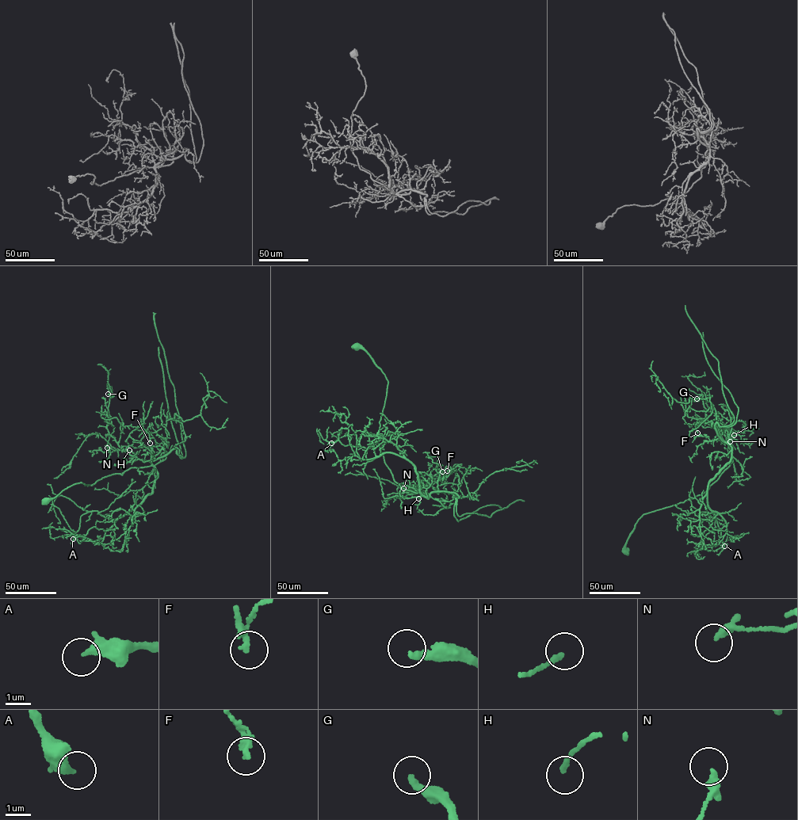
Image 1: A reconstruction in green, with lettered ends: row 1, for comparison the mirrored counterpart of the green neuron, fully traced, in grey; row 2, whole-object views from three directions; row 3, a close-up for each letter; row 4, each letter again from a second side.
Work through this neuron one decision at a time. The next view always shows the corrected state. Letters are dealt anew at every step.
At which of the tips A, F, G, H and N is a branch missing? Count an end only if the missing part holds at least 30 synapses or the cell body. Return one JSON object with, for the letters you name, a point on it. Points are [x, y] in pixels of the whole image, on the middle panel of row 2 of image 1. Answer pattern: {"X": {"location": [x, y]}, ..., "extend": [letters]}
{"G": {"location": [442, 471]}, "extend": ["G"]}

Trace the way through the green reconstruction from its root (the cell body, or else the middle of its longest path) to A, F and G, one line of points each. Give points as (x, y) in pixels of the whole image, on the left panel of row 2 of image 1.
A: (45, 501), (74, 484), (154, 468), (143, 501), (116, 519), (83, 513), (73, 539)
F: (45, 501), (74, 484), (92, 485), (131, 467), (150, 465), (150, 451), (130, 433), (141, 426), (150, 443)
G: (45, 501), (74, 484), (92, 485), (151, 464), (130, 455), (109, 433), (112, 394), (108, 394)

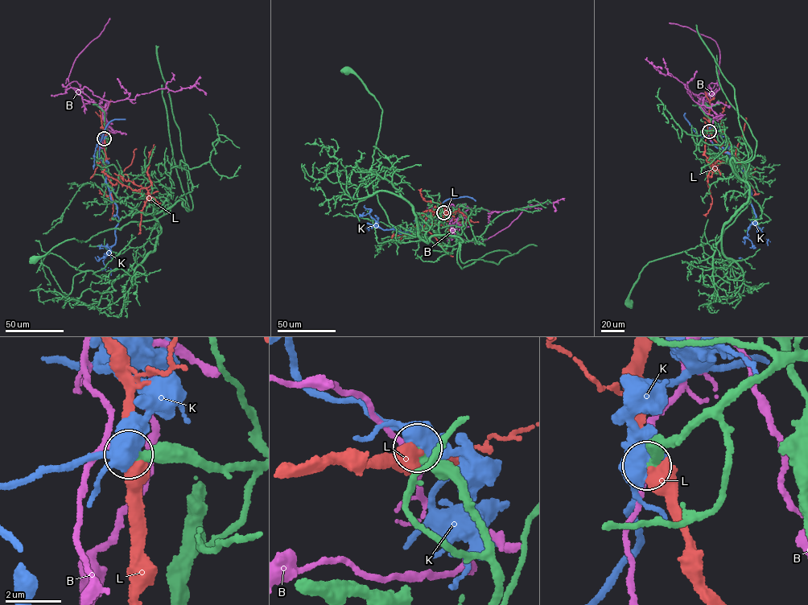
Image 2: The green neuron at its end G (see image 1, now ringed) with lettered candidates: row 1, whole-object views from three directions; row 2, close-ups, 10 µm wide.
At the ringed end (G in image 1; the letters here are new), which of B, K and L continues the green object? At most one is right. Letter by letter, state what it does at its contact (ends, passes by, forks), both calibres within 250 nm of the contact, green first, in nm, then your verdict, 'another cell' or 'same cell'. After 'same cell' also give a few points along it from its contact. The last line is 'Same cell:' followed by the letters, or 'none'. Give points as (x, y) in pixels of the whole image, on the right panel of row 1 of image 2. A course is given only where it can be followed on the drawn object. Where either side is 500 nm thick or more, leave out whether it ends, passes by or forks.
B: it passes by; 280 nm thick on the green side, 130 nm on the other; another cell
K: 400 nm thick on the green side, 550 nm on the other; another cell
L: it passes by; 400 nm thick on the green side, 480 nm on the other; another cell
Same cell: none

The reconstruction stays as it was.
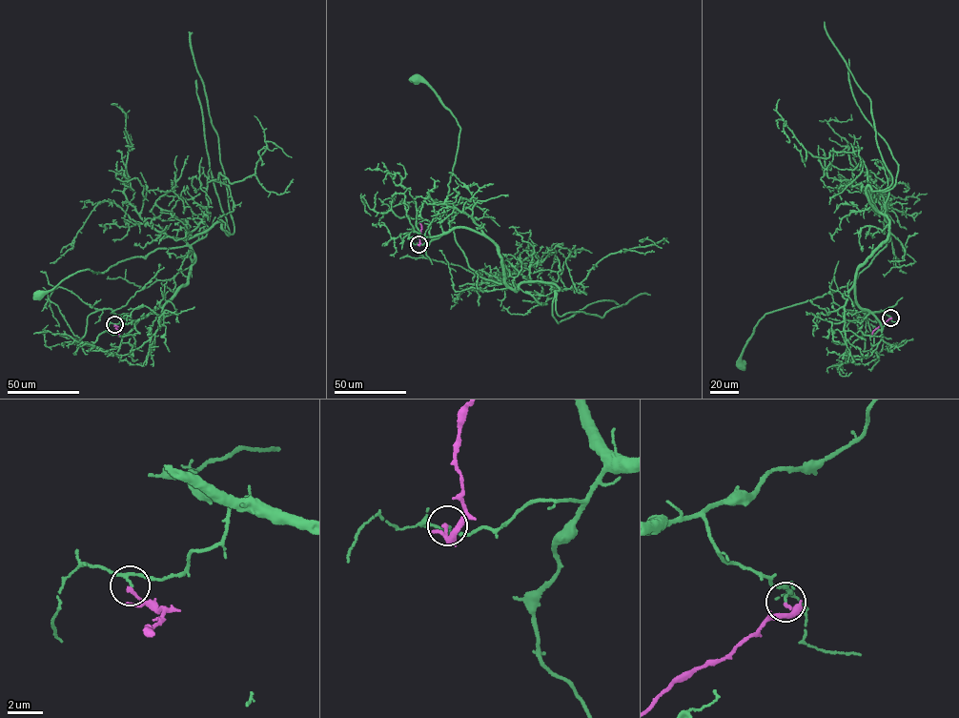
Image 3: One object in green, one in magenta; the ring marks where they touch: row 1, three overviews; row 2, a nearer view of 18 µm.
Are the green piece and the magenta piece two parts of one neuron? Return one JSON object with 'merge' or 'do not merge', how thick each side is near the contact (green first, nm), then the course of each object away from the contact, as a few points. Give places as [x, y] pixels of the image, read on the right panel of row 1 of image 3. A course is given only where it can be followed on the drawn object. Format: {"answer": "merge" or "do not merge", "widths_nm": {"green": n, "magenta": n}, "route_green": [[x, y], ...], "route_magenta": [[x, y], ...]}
{"answer": "do not merge", "widths_nm": {"green": 120, "magenta": 180}, "route_green": [[890, 317], [854, 296], [859, 268], [887, 237], [885, 215], [888, 241], [855, 279], [765, 314], [741, 365]], "route_magenta": [[890, 317], [871, 335]]}

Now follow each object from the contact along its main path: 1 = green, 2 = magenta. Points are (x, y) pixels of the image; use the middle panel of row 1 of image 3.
1: (418, 244), (472, 229), (496, 246), (518, 290), (479, 276), (456, 241), (446, 213), (460, 127), (416, 78)
2: (418, 244), (419, 223)

